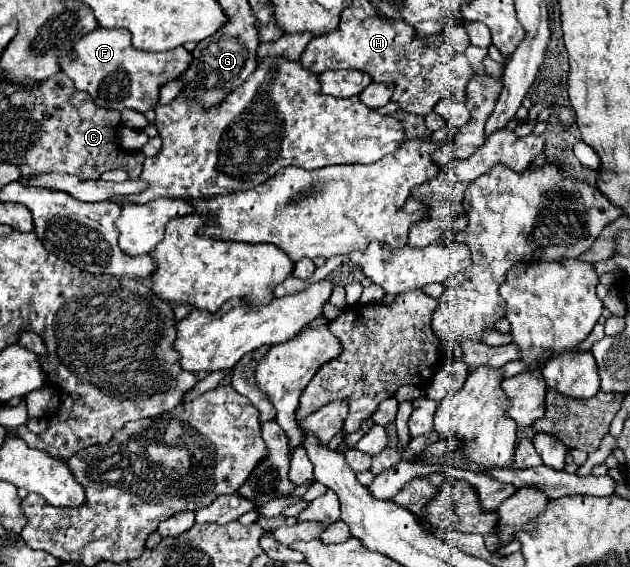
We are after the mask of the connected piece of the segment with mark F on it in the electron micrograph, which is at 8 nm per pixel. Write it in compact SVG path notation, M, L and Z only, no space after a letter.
M95 29L81 37L71 55L61 59L61 69L73 81L75 89L87 91L91 99L105 109L135 109L145 113L159 101L159 91L165 83L177 79L191 63L191 53L183 47L163 53L139 51L131 45L131 33L127 29Z

